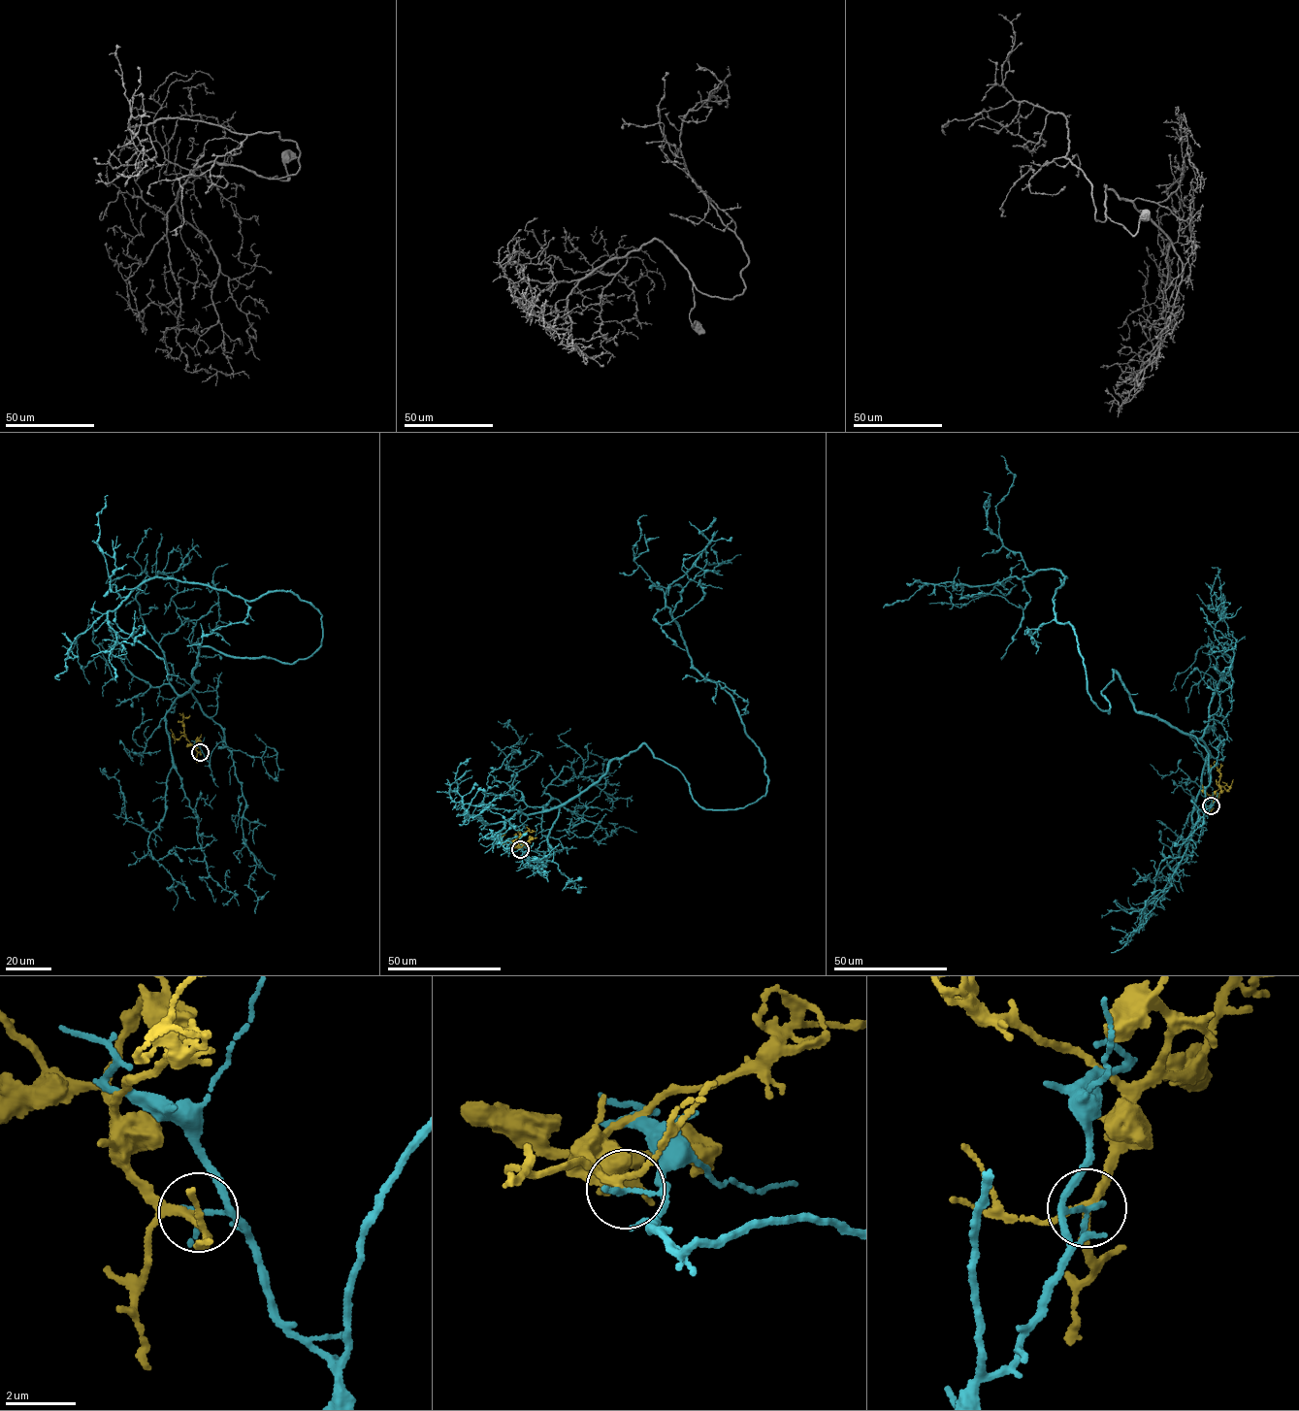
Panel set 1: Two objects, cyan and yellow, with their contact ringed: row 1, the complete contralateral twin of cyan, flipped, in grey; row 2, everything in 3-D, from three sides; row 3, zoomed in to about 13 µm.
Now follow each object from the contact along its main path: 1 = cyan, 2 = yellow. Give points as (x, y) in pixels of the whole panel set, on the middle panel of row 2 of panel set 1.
1: (520, 849), (552, 854), (560, 807), (643, 743), (707, 808), (765, 796), (763, 757), (665, 605), (714, 517)
2: (520, 849), (514, 845), (515, 838), (527, 831), (535, 832)

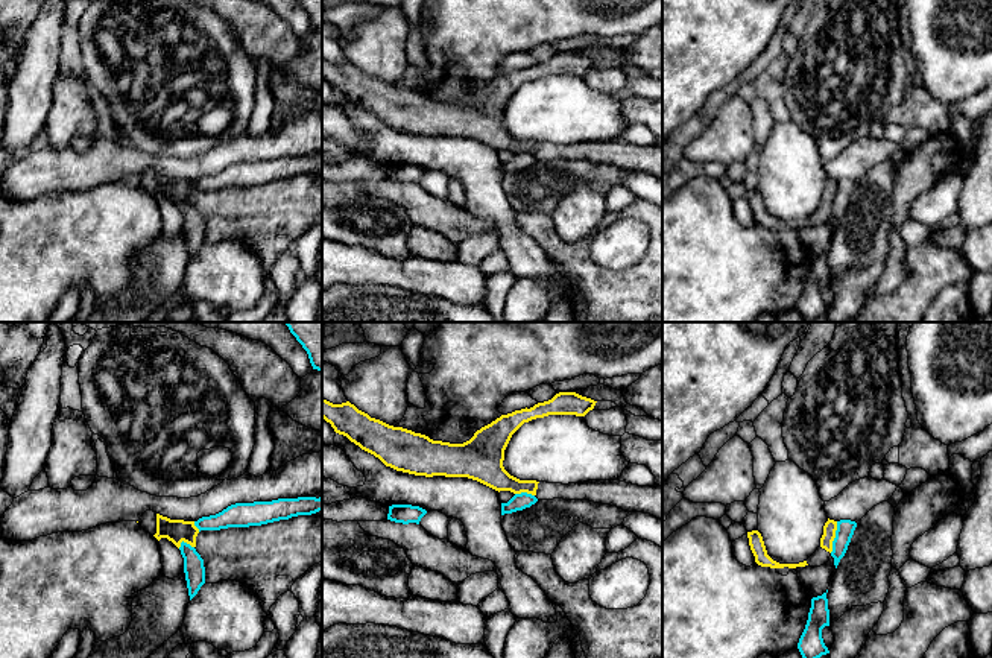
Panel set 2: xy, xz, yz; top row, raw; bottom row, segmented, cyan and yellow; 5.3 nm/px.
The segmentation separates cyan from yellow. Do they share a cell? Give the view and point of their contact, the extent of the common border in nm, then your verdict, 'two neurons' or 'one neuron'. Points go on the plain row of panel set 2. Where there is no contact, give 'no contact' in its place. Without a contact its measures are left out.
yz (836, 196) | 170 nm | two neurons

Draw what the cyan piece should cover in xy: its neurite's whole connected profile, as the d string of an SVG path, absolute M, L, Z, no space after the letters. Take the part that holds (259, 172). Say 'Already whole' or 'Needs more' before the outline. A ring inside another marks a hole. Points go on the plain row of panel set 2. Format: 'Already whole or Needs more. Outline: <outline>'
Already whole. Outline: M322 157L278 158L272 161L235 163L222 172L194 181L201 190L261 185L322 170Z

